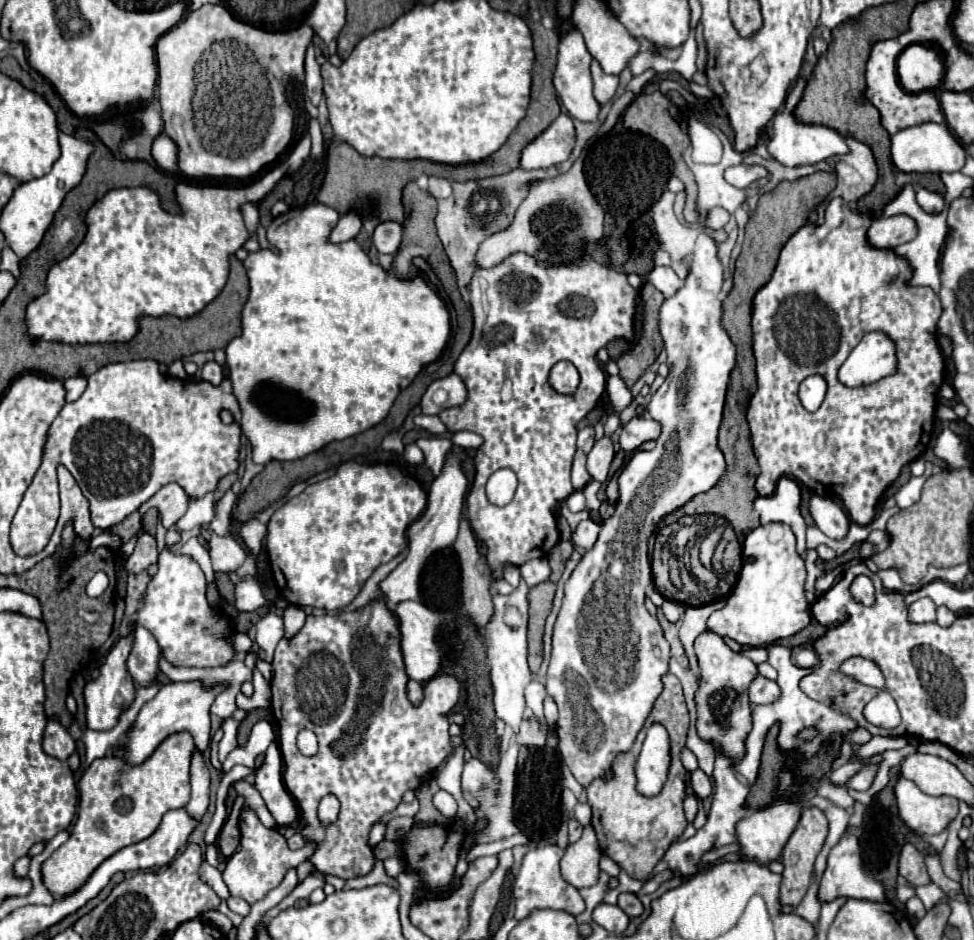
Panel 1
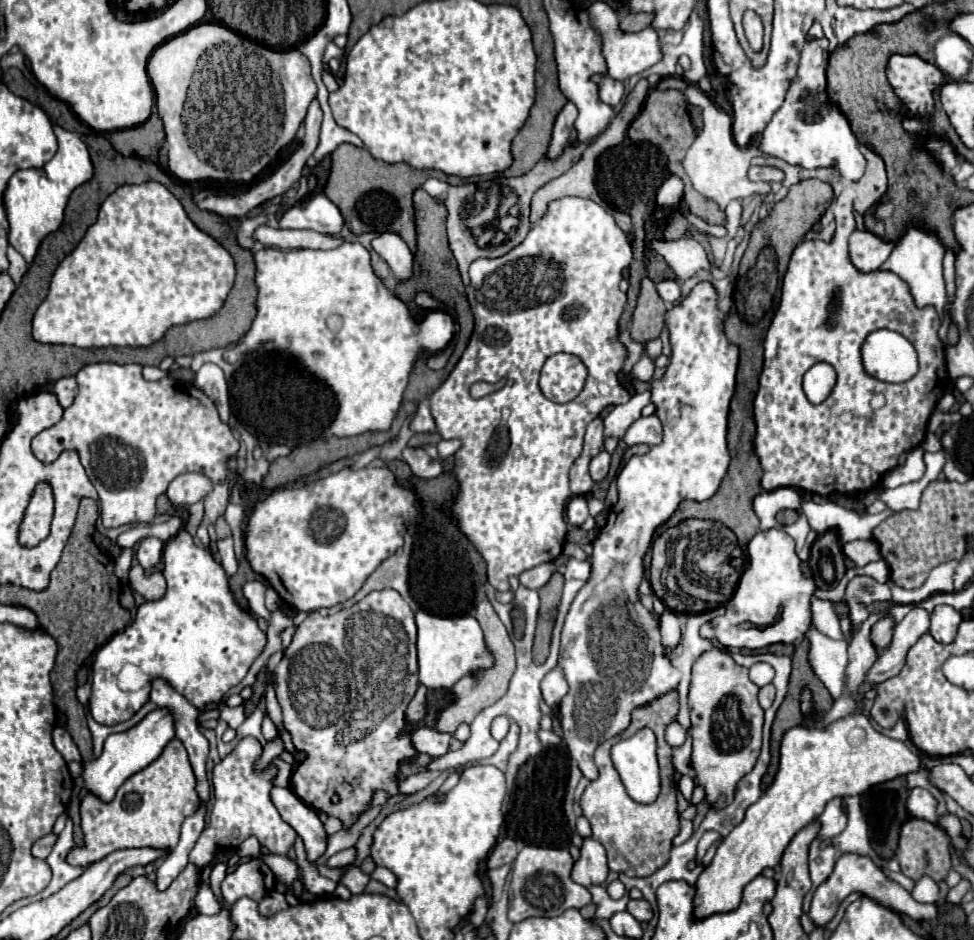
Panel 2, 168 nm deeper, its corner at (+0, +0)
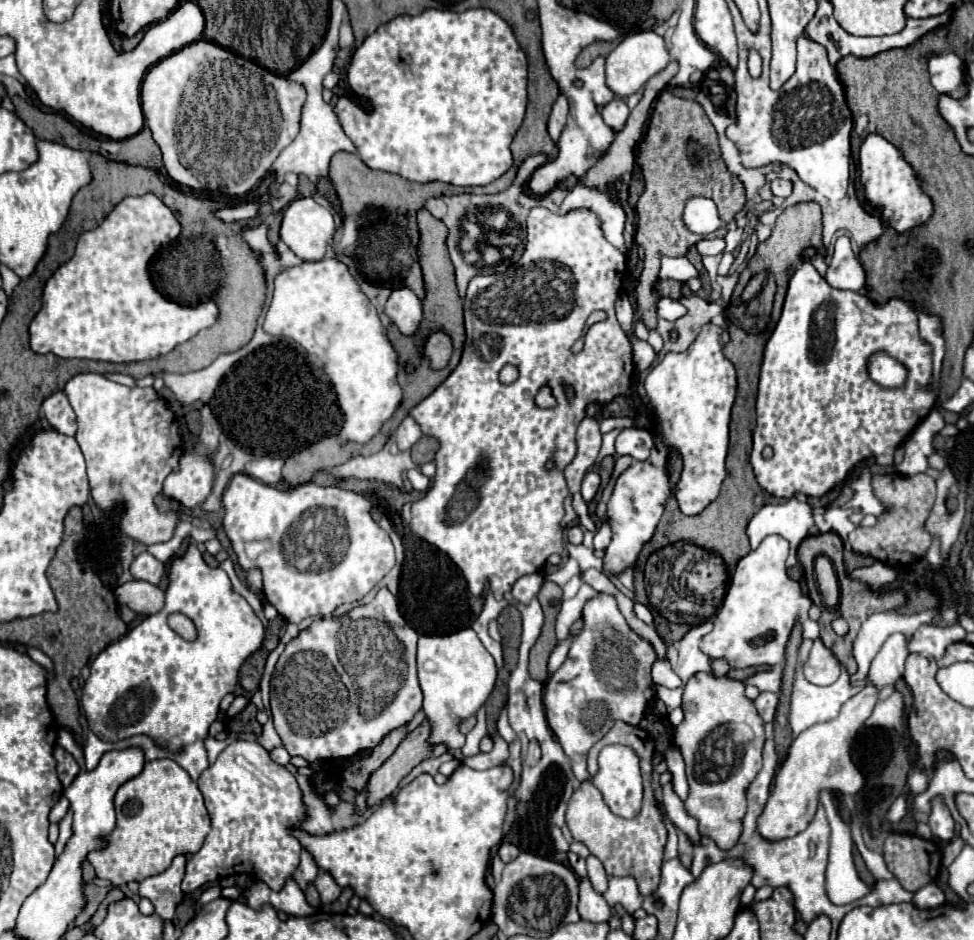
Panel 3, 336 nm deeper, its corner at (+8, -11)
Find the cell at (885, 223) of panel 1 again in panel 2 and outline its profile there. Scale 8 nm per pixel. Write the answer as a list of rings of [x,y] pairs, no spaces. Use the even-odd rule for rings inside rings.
[[[854,230],[850,236],[850,242],[848,242],[850,262],[860,272],[878,270],[886,262],[886,258],[890,256],[892,250],[894,250],[892,242],[884,242],[868,230],[864,230],[864,232]]]

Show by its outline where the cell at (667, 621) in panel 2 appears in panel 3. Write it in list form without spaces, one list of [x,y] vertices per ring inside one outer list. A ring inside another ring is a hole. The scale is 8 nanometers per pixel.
[[[668,657],[654,661],[654,665],[652,665],[652,681],[654,681],[656,685],[664,685],[664,687],[670,687],[670,689],[682,685],[680,677],[672,671]]]

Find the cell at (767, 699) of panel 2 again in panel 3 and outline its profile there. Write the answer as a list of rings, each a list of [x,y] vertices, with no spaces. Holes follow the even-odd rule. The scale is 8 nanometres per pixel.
[[[760,693],[758,699],[754,701],[760,717],[764,721],[772,721],[774,719],[774,711],[776,711],[776,705],[778,705],[778,695],[774,693]]]

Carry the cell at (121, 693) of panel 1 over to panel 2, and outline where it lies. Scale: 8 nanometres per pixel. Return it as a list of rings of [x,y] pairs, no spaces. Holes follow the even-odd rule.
[[[180,530],[164,546],[164,578],[168,582],[166,596],[162,600],[144,602],[142,606],[138,606],[138,612],[136,612],[136,618],[132,620],[132,624],[128,624],[122,632],[112,636],[98,650],[96,658],[94,658],[90,712],[92,712],[94,720],[100,724],[114,726],[114,724],[130,720],[150,700],[152,682],[158,678],[166,680],[168,686],[172,686],[192,706],[196,706],[200,712],[204,712],[204,708],[208,704],[220,704],[224,694],[232,686],[242,682],[248,668],[252,666],[252,662],[260,656],[260,652],[266,646],[266,632],[262,632],[258,628],[254,614],[250,614],[238,606],[238,602],[230,590],[228,576],[226,576],[222,564],[218,564],[212,558],[210,550],[196,544],[194,538],[186,530]],[[124,664],[138,666],[146,674],[148,684],[136,692],[120,690],[118,688],[118,672],[122,670]]]

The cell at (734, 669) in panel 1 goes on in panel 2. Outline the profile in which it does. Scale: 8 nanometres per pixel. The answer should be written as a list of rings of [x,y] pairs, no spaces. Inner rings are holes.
[[[720,648],[704,652],[694,668],[690,682],[690,718],[692,718],[692,770],[696,772],[696,782],[706,792],[706,804],[714,810],[722,810],[728,806],[736,794],[736,784],[744,774],[752,770],[762,746],[762,726],[764,726],[764,710],[758,704],[758,686],[750,682],[748,668],[734,664],[734,660]]]

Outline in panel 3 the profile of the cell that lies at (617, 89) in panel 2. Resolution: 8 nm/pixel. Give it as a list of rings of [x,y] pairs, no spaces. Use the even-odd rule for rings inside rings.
[[[616,97],[612,99],[608,105],[602,107],[602,119],[606,121],[606,125],[610,125],[614,131],[620,131],[624,127],[624,121],[628,119],[628,105],[624,103],[624,99]]]

